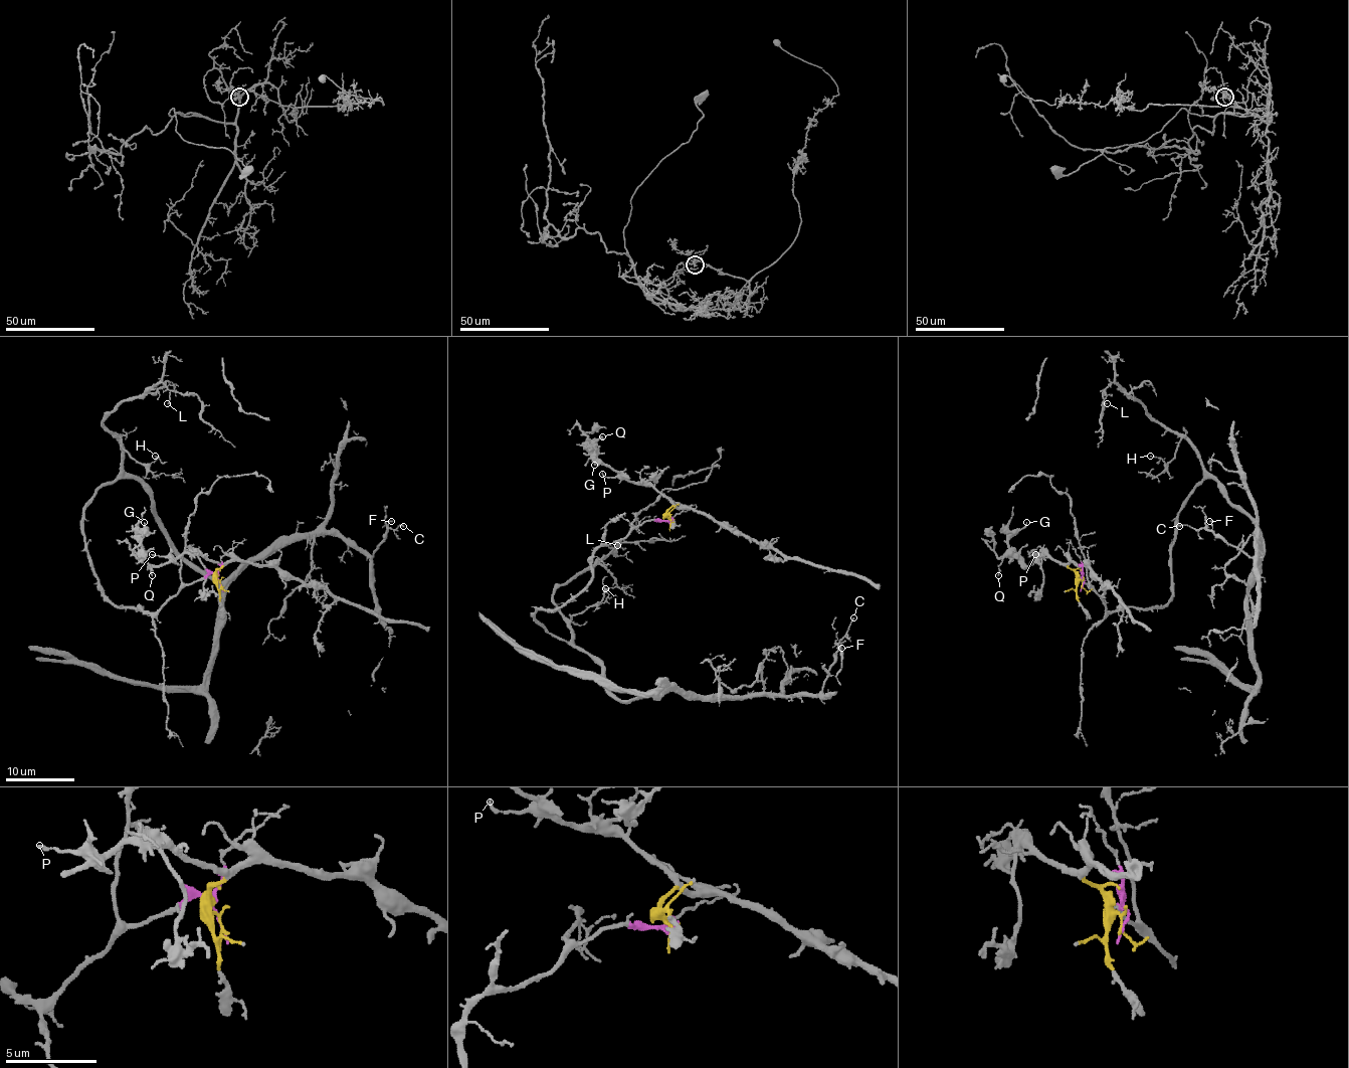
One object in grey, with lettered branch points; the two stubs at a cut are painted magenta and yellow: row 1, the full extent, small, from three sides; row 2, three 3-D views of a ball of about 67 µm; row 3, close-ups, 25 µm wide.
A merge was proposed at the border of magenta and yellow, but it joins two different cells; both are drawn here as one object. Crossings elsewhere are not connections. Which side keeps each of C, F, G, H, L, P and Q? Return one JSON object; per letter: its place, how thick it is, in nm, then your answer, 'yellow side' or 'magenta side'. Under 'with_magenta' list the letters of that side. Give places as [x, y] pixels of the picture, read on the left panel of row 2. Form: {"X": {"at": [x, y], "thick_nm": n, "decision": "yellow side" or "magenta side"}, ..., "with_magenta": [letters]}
{"C": {"at": [403, 526], "thick_nm": 140, "decision": "magenta side"}, "F": {"at": [391, 521], "thick_nm": 130, "decision": "magenta side"}, "G": {"at": [144, 522], "thick_nm": 180, "decision": "yellow side"}, "H": {"at": [155, 456], "thick_nm": 110, "decision": "magenta side"}, "L": {"at": [167, 403], "thick_nm": 120, "decision": "magenta side"}, "P": {"at": [152, 554], "thick_nm": 180, "decision": "yellow side"}, "Q": {"at": [152, 575], "thick_nm": 130, "decision": "yellow side"}, "with_magenta": ["C", "F", "H", "L"]}

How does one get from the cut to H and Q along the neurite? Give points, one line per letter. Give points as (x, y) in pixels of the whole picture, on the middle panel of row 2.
H: (670, 521), (646, 520), (602, 545), (590, 582), (534, 618), (571, 641), (572, 616), (607, 599), (605, 588)
Q: (670, 520), (667, 516), (670, 504), (651, 487), (627, 482), (600, 463), (593, 452), (602, 436)

